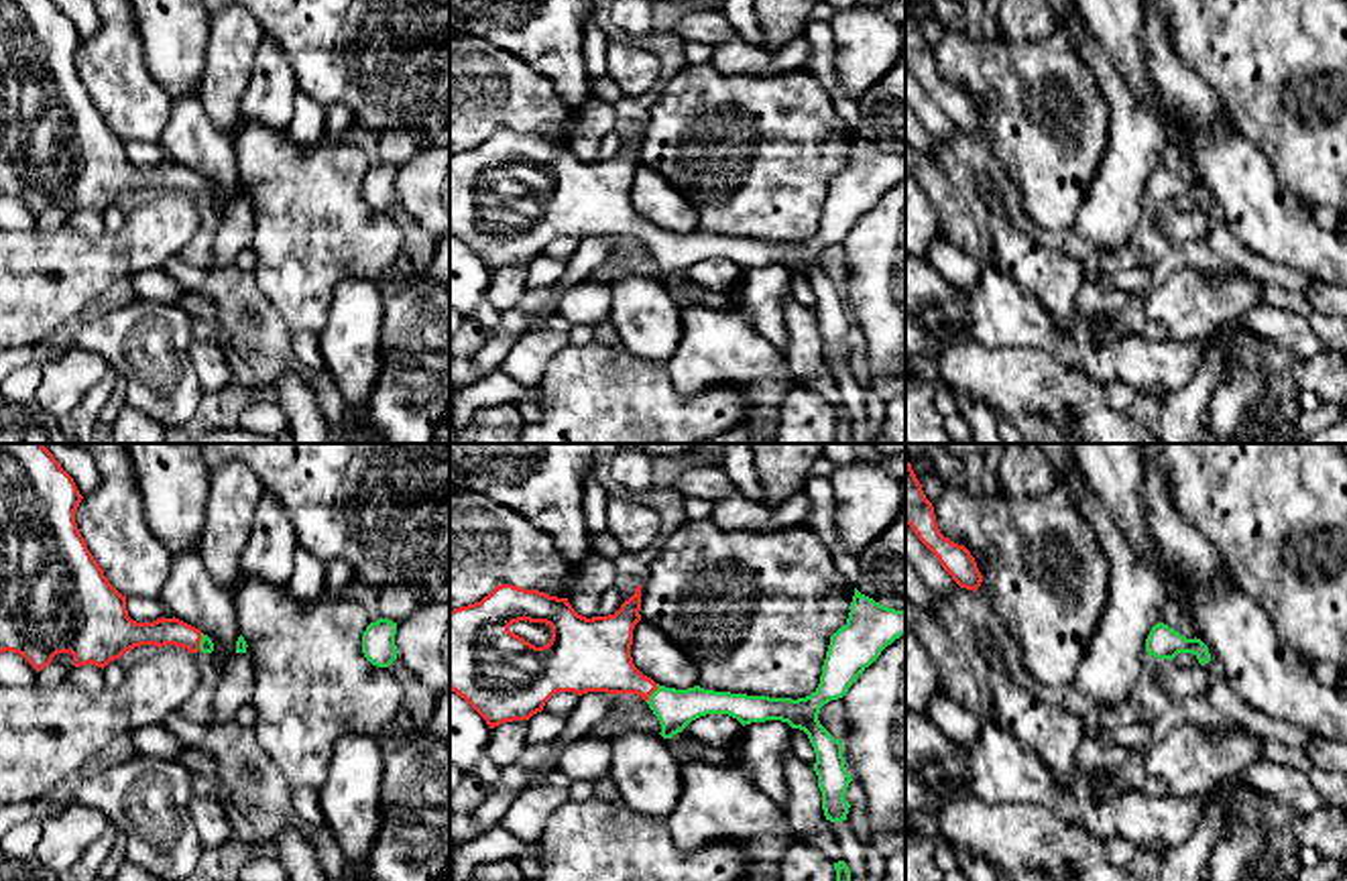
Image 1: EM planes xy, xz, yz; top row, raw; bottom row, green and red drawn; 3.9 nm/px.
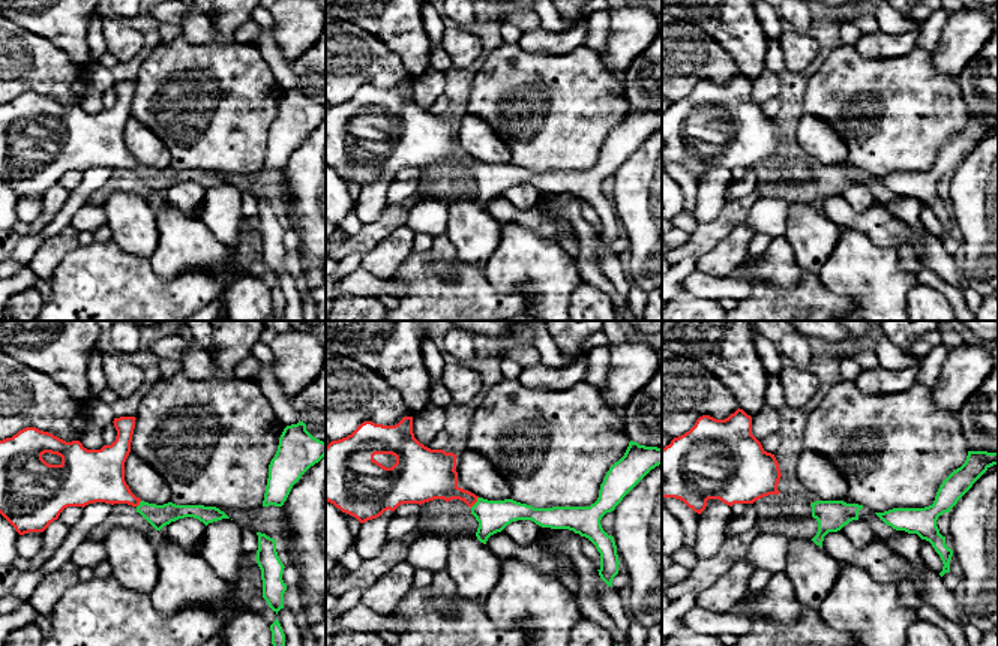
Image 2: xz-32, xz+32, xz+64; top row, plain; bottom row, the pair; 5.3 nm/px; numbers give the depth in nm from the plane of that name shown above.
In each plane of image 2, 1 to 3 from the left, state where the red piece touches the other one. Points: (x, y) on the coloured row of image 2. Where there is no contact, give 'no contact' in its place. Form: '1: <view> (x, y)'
1: xz-32 (140, 504)
2: xz+32 (476, 502)
3: no contact

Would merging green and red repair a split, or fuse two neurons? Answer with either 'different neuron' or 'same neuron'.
same neuron

